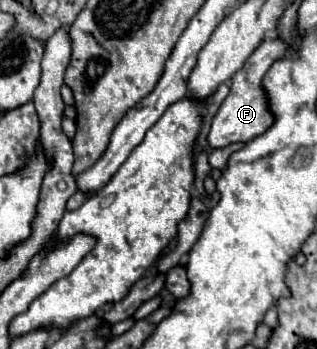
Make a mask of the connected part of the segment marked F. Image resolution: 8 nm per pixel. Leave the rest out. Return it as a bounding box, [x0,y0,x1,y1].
[207,38,287,148]

